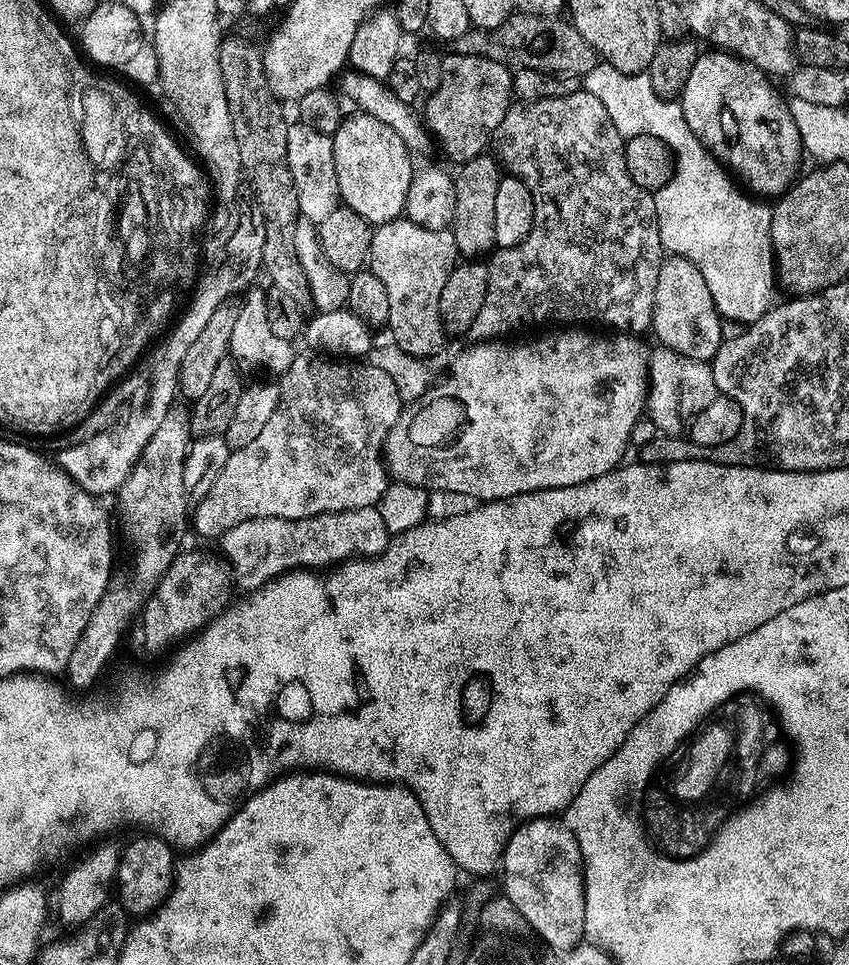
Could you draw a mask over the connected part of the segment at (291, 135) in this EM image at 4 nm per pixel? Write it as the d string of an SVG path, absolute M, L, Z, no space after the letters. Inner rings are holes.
M292 122L289 123L286 134L286 150L290 174L298 190L301 217L319 226L322 222L326 222L326 218L330 218L330 214L334 214L342 204L340 186L336 177L332 137L302 122Z

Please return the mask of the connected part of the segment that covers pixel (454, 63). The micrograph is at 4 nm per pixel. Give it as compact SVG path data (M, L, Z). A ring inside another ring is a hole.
M445 55L440 61L440 84L423 105L423 123L436 135L440 148L452 160L467 162L493 143L502 118L514 103L513 73L485 56Z

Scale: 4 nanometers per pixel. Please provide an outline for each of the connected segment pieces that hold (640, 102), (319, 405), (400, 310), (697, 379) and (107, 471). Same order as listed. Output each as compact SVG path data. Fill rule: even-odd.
M607 62L597 63L594 70L590 70L587 76L582 80L583 91L594 94L594 98L598 98L602 102L602 106L606 106L606 110L610 114L610 118L614 122L614 126L618 126L618 130L626 138L630 136L637 136L638 134L650 134L654 138L658 138L663 144L672 151L674 157L674 171L670 182L666 186L655 189L654 195L656 198L656 217L660 223L660 242L665 253L681 256L684 259L688 259L702 272L703 278L706 280L707 286L710 288L710 294L713 295L713 301L716 304L716 309L720 316L725 321L737 320L740 326L747 326L755 323L756 320L760 320L764 315L773 307L774 301L772 301L772 283L776 280L776 274L778 276L778 264L774 259L774 247L772 244L772 211L771 207L767 207L760 200L751 200L744 192L739 192L736 189L736 184L731 180L729 169L725 167L720 160L716 158L709 151L707 146L700 141L694 134L694 130L690 130L690 126L686 122L684 117L684 111L682 106L675 99L665 98L660 92L657 91L653 84L651 75L648 74L633 74L630 72L623 72L618 70L612 64Z
M312 350L303 351L297 351L293 355L292 365L289 366L287 372L283 373L282 399L279 410L270 418L270 422L266 422L266 426L262 426L262 434L258 434L258 438L254 438L254 442L246 442L246 446L229 451L226 466L222 466L222 474L218 474L218 478L214 478L214 486L210 486L208 493L195 505L194 528L196 524L198 535L220 538L228 529L238 526L238 522L247 520L261 520L262 518L301 520L307 516L320 516L323 512L350 512L359 508L374 508L381 503L379 500L384 496L383 490L371 488L368 484L360 484L360 480L367 478L372 463L380 456L379 448L383 446L388 431L400 420L401 388L394 382L394 378L390 378L390 374L386 374L386 370L382 370L370 362L341 362L336 358L325 358Z
M401 218L381 224L373 231L368 251L370 271L386 286L390 297L390 318L386 325L397 348L417 358L429 358L444 344L446 329L440 303L442 290L456 269L456 239L450 230L426 230Z
M657 347L656 353L651 353L648 361L648 403L647 415L657 424L659 431L664 434L683 433L686 425L698 413L706 410L710 402L718 395L718 382L712 373L711 363L696 361L684 353L678 353L667 347Z
M136 408L132 416L124 416L124 420L117 420L114 426L105 430L94 438L87 439L81 445L70 446L55 453L55 463L59 465L65 475L73 482L95 498L105 498L111 494L119 493L120 488L126 482L126 478L132 472L132 468L140 463L140 456L144 448L150 442L170 416L152 416L148 408Z

